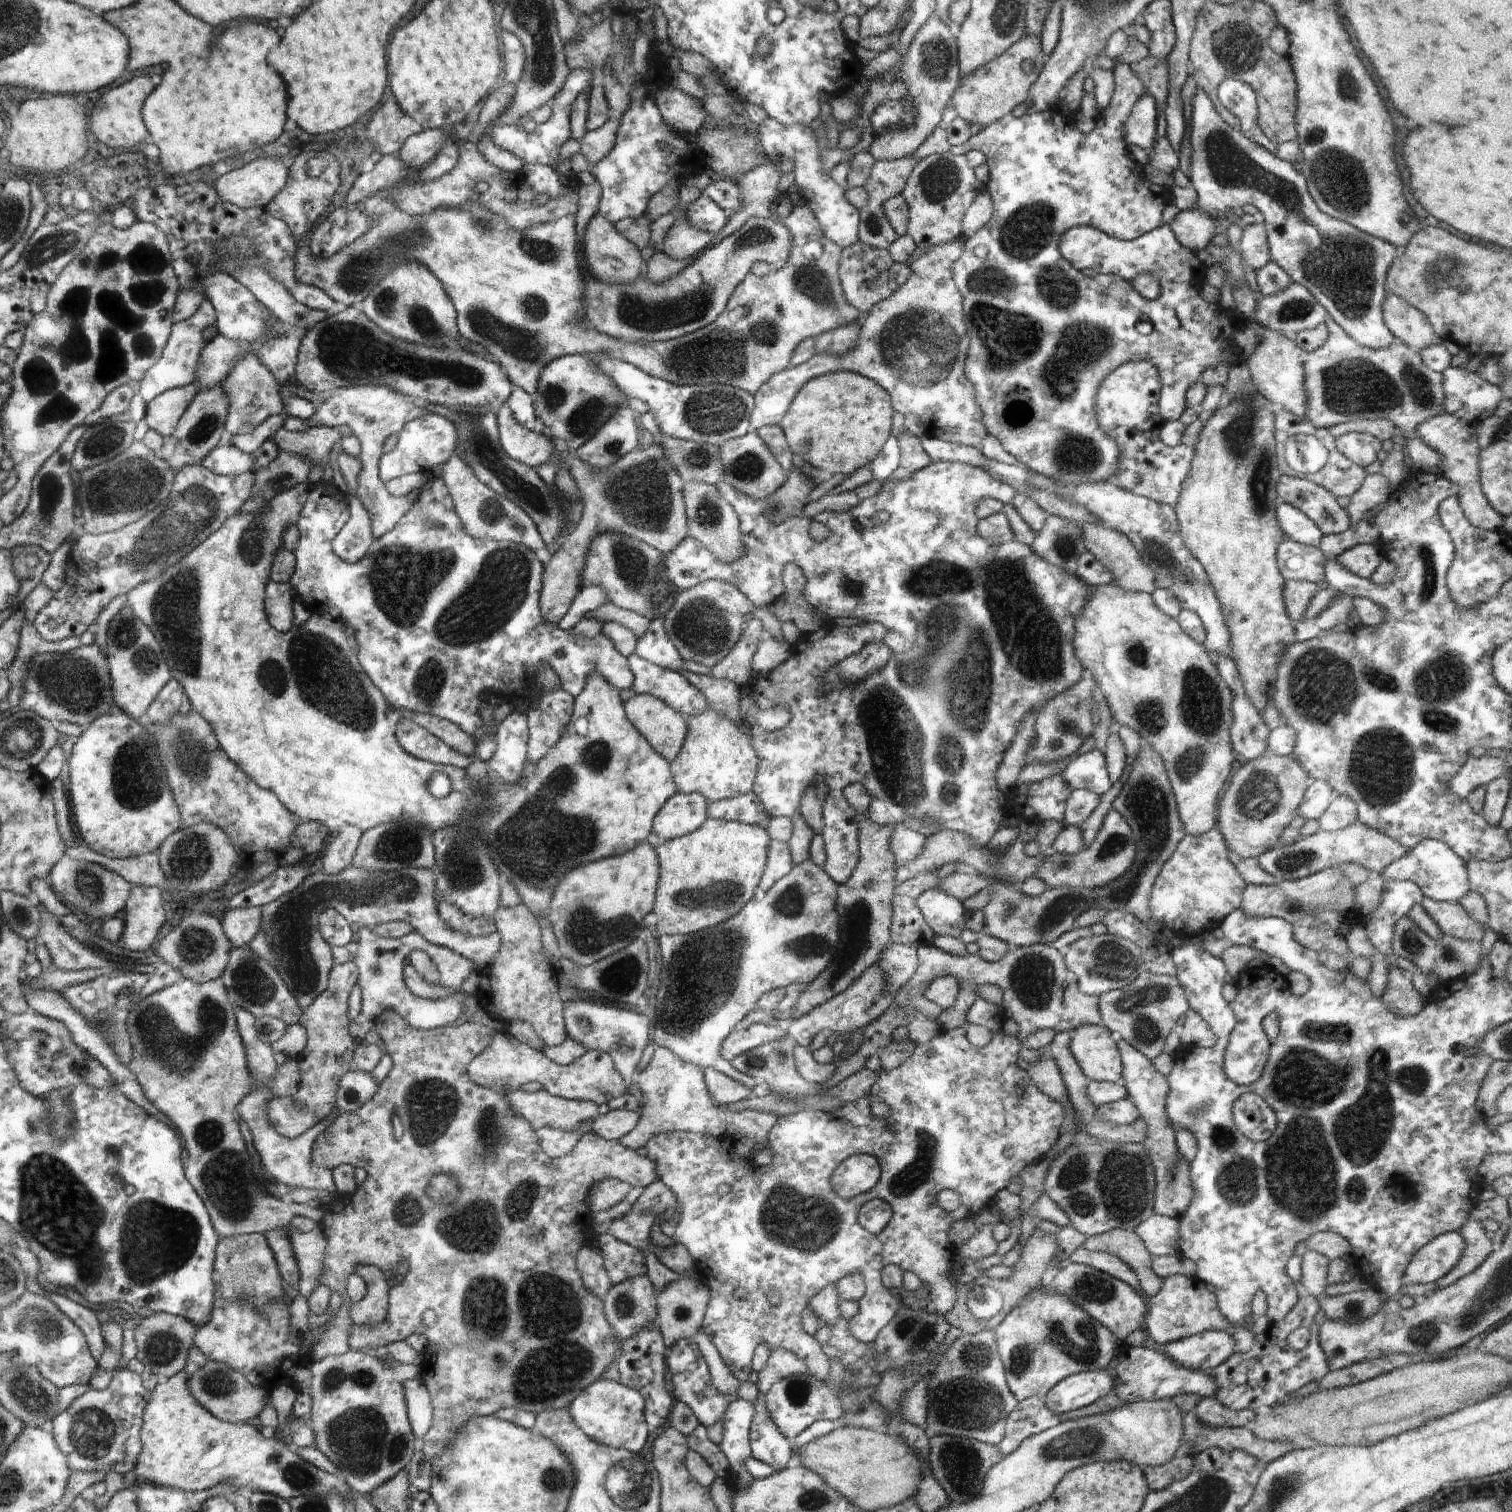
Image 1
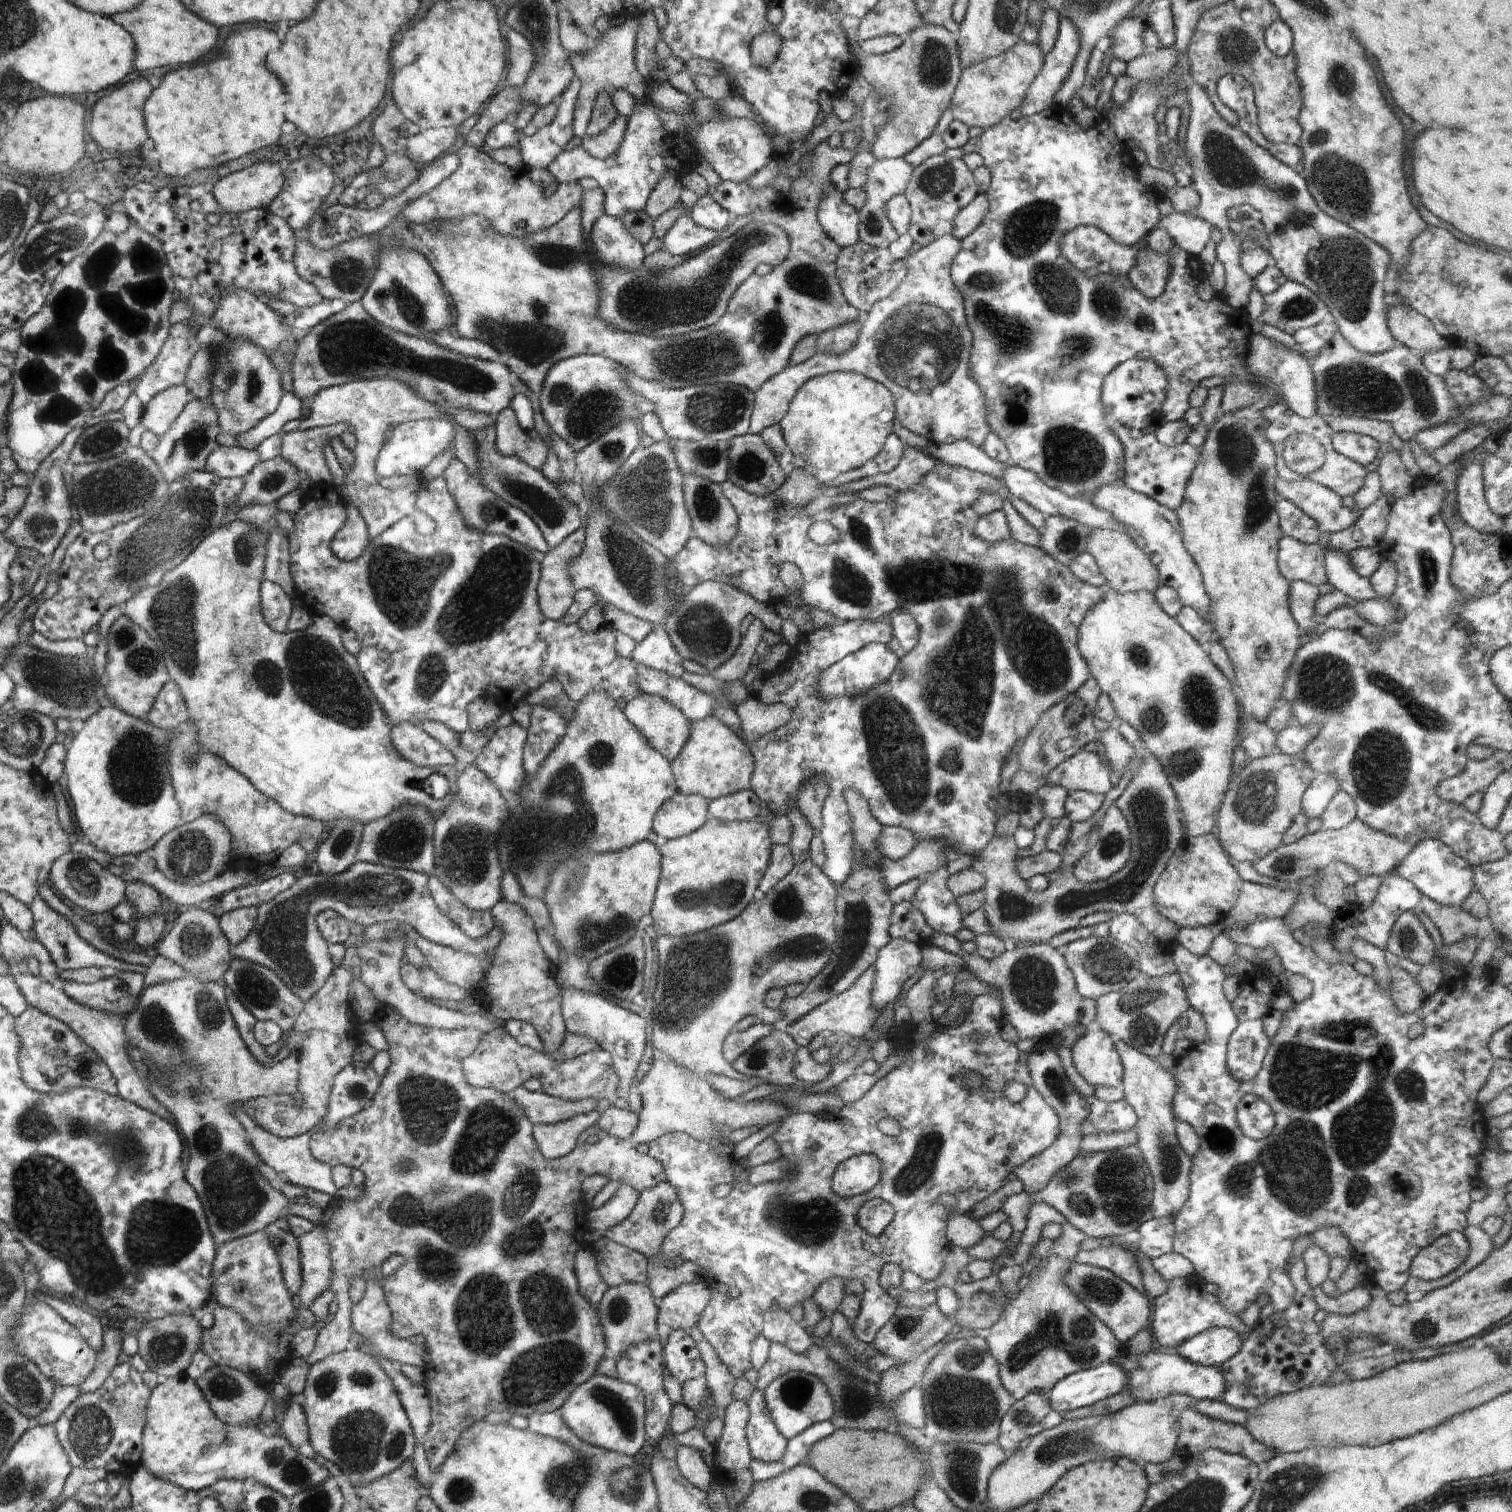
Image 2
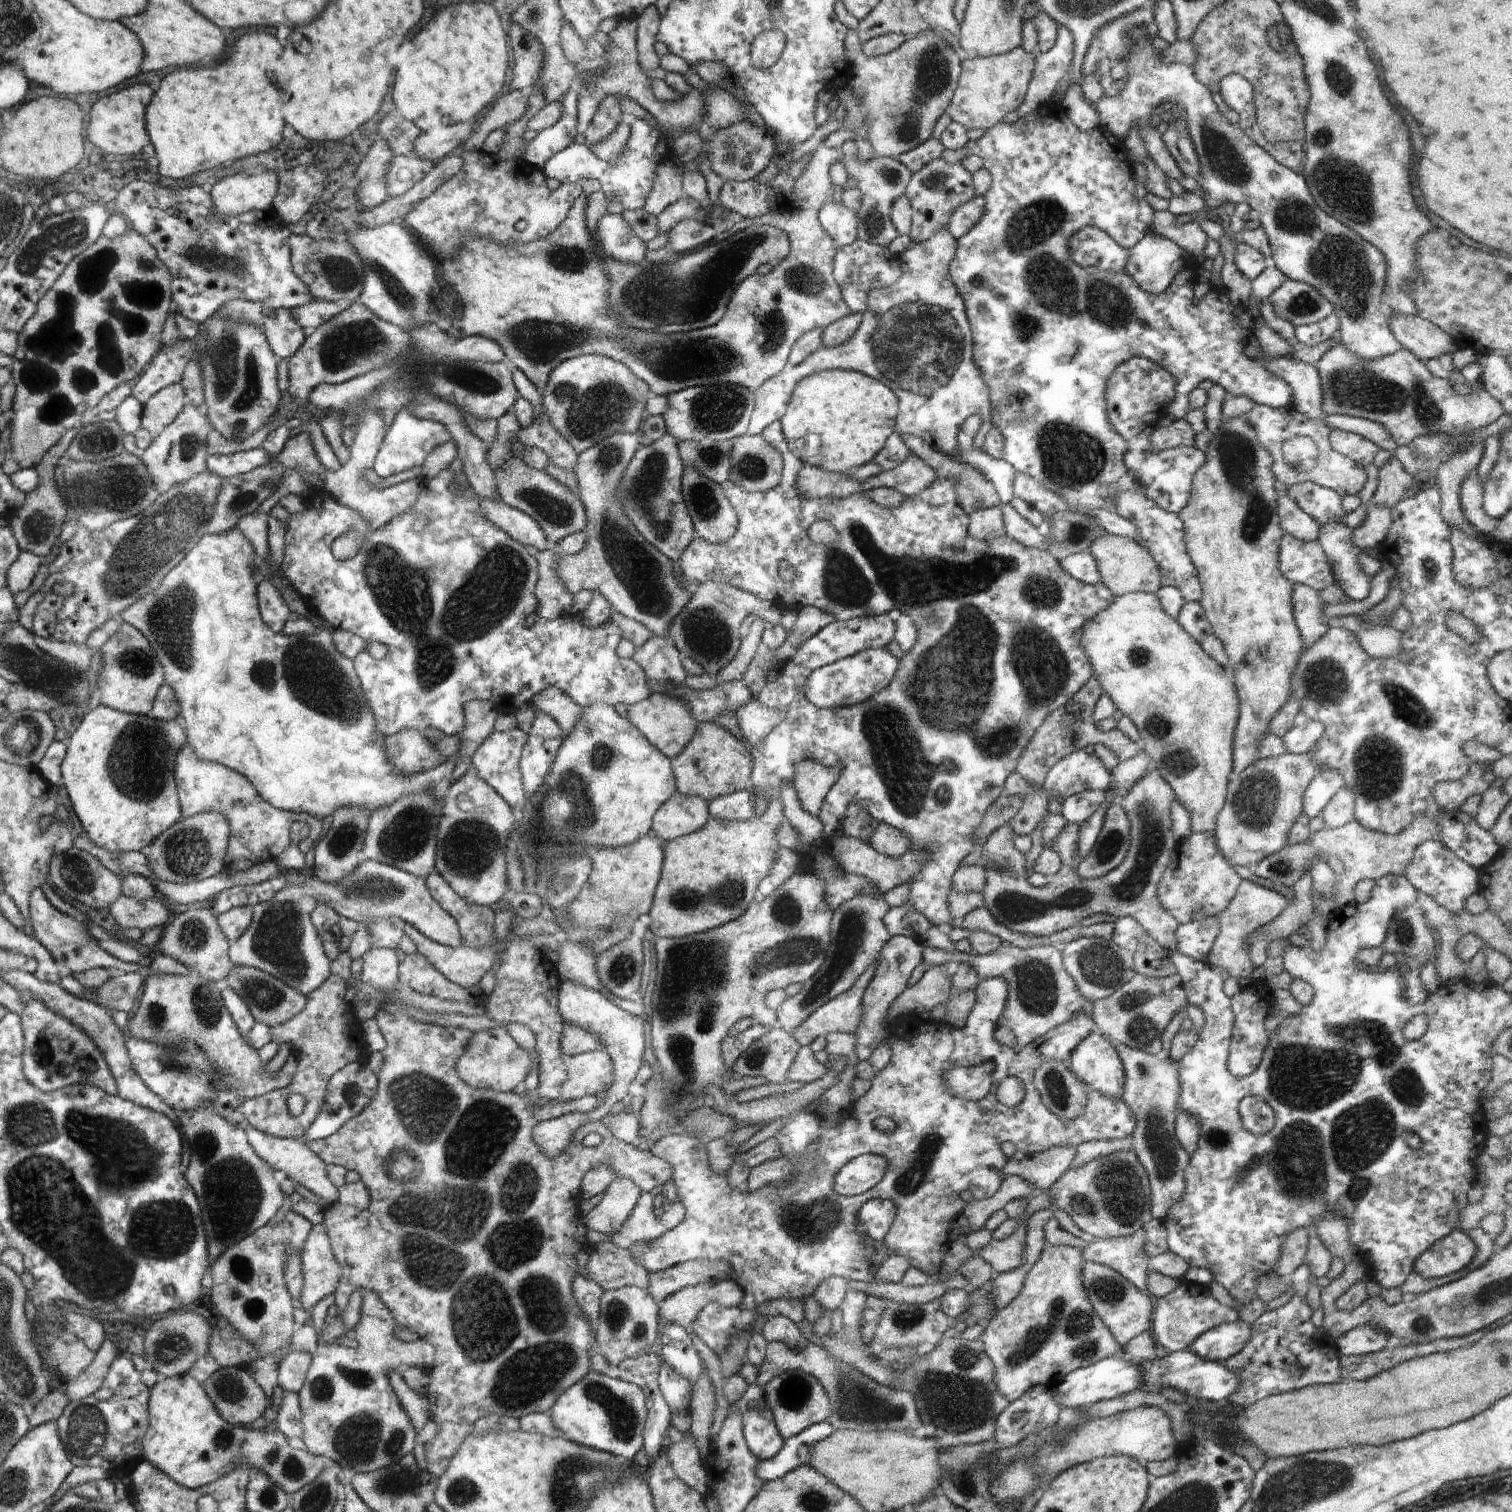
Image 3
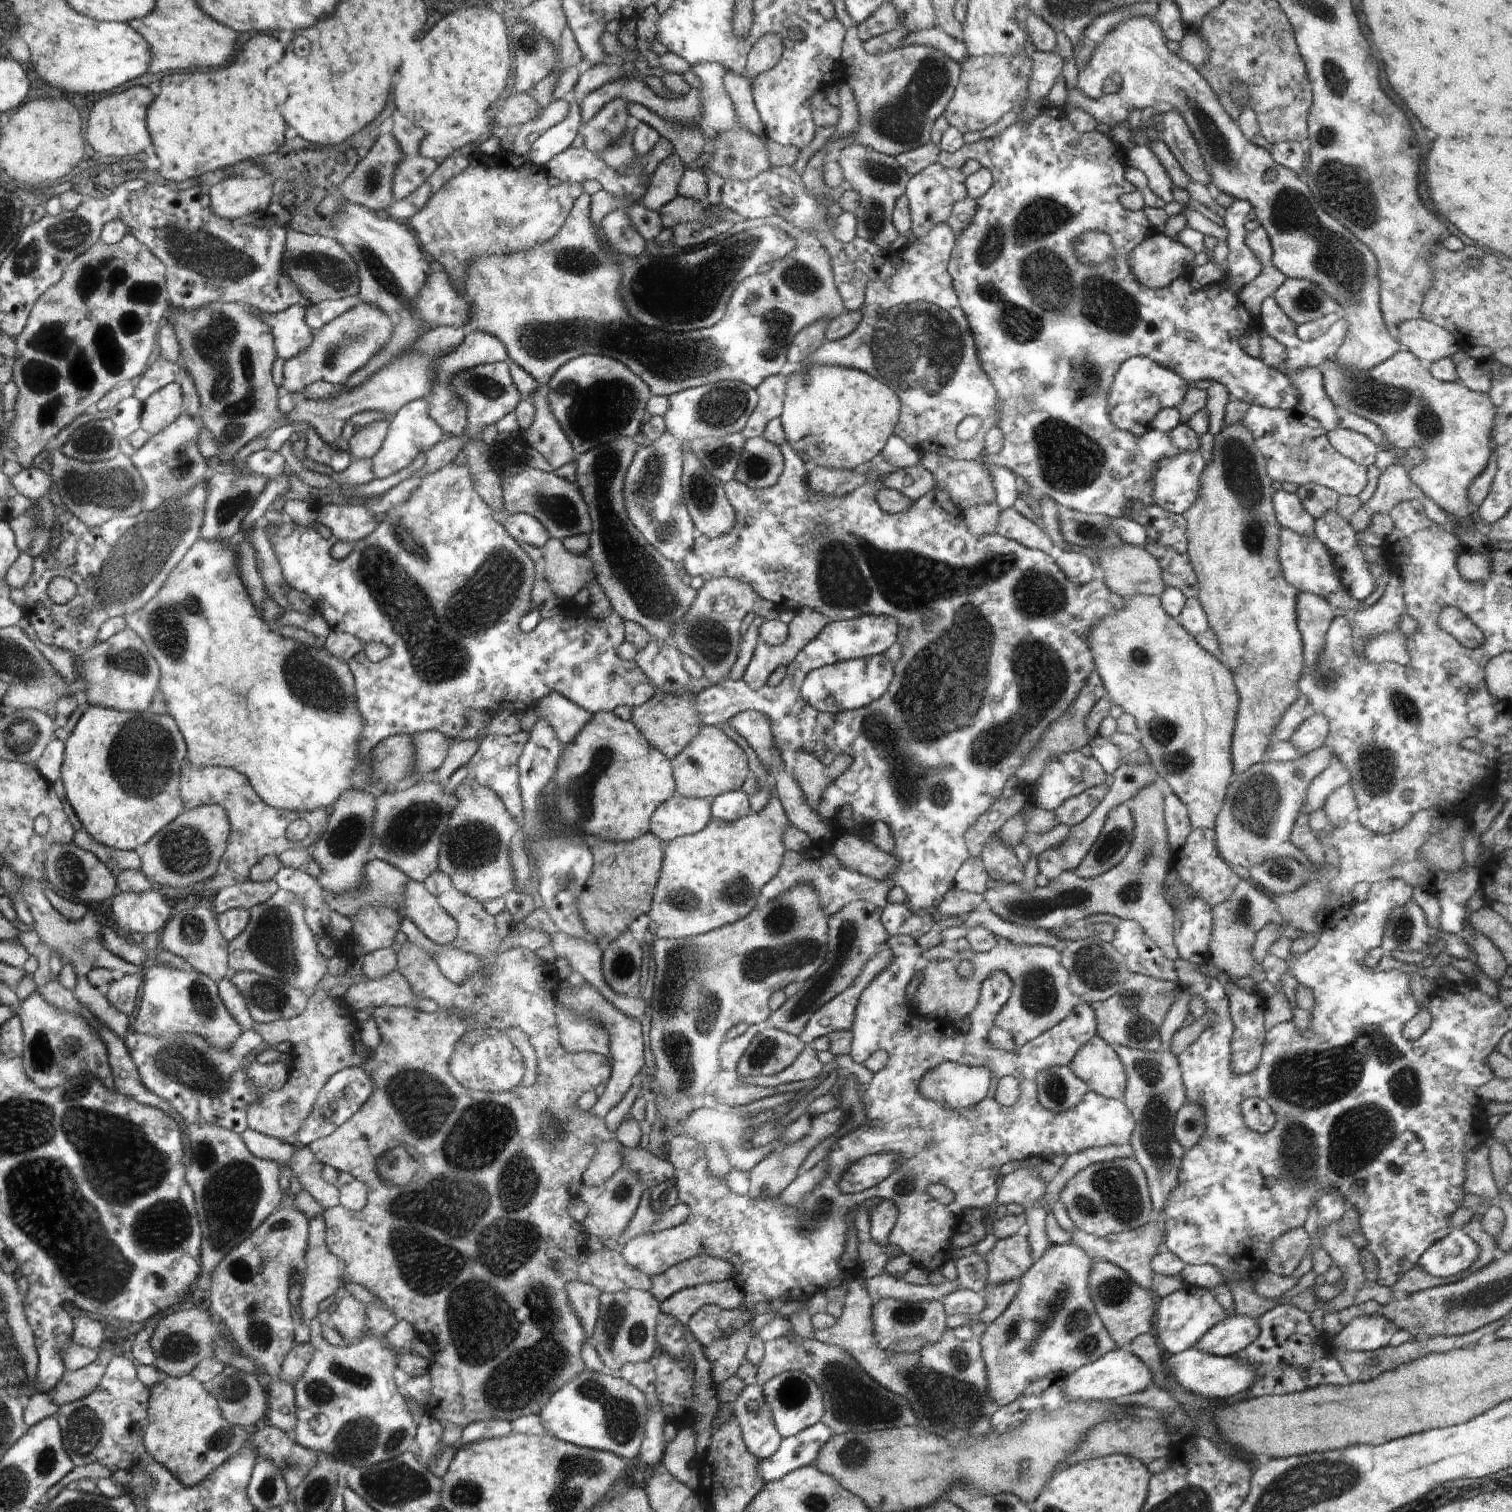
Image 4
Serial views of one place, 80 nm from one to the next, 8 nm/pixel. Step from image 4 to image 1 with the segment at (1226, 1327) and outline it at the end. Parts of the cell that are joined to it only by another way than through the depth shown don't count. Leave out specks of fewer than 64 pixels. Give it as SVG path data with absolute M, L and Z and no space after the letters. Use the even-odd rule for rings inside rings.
M1208 1330L1166 1345L1165 1354L1182 1368L1207 1372L1223 1364L1235 1353L1234 1338L1220 1330Z

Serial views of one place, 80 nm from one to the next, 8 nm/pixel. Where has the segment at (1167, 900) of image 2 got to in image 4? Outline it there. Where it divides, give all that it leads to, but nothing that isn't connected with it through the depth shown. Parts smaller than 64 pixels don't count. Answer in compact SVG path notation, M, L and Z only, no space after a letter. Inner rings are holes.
M1193 828L1186 838L1186 843L1173 854L1170 868L1180 876L1180 880L1186 886L1190 886L1194 894L1206 900L1210 907L1218 906L1226 898L1230 898L1236 884L1241 882L1240 878L1232 872L1232 867L1220 858L1215 844L1215 833L1210 828Z

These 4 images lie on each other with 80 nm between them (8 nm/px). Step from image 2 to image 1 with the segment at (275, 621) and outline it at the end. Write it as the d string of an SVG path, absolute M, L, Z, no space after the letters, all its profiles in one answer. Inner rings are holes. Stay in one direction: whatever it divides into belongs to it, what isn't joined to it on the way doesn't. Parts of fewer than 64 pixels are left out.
M430 477L425 485L420 489L420 496L415 501L412 509L400 518L400 521L390 532L386 532L380 538L375 539L368 552L362 560L356 563L348 563L341 560L332 550L332 540L334 536L342 530L342 526L350 518L348 510L347 495L339 490L332 481L319 481L308 487L309 499L302 508L300 519L298 520L299 538L296 548L292 551L294 554L295 570L288 584L278 584L270 581L266 584L265 589L265 612L268 614L269 624L277 629L278 632L287 633L295 629L293 626L293 602L299 599L305 605L318 604L318 610L322 608L325 613L330 614L334 621L352 626L355 632L355 638L358 642L357 654L360 658L361 668L368 674L373 684L381 690L383 696L396 708L396 710L418 712L438 716L448 722L456 724L460 730L468 735L474 734L478 728L482 728L482 700L486 700L486 692L493 692L500 697L507 699L513 692L523 688L525 680L534 680L538 678L538 672L546 668L546 664L554 670L554 673L560 678L561 687L568 692L572 698L579 696L585 688L590 676L594 672L602 674L602 677L613 685L618 692L631 690L634 680L636 679L633 670L630 669L629 660L617 652L616 646L608 636L600 633L594 638L579 636L578 632L566 631L566 628L559 628L558 624L547 624L545 617L542 616L541 610L538 610L538 596L542 591L542 564L534 558L534 552L530 552L524 544L516 544L508 540L479 540L477 537L470 536L462 525L461 518L458 517L456 506L453 505L452 494L449 493L448 486L440 478ZM424 522L430 522L431 528L424 525ZM406 552L406 556L404 556ZM406 560L410 564L410 570L416 568L412 574L406 574ZM430 592L432 592L432 602L430 602ZM308 600L308 603L307 601ZM312 600L312 601L311 601Z

